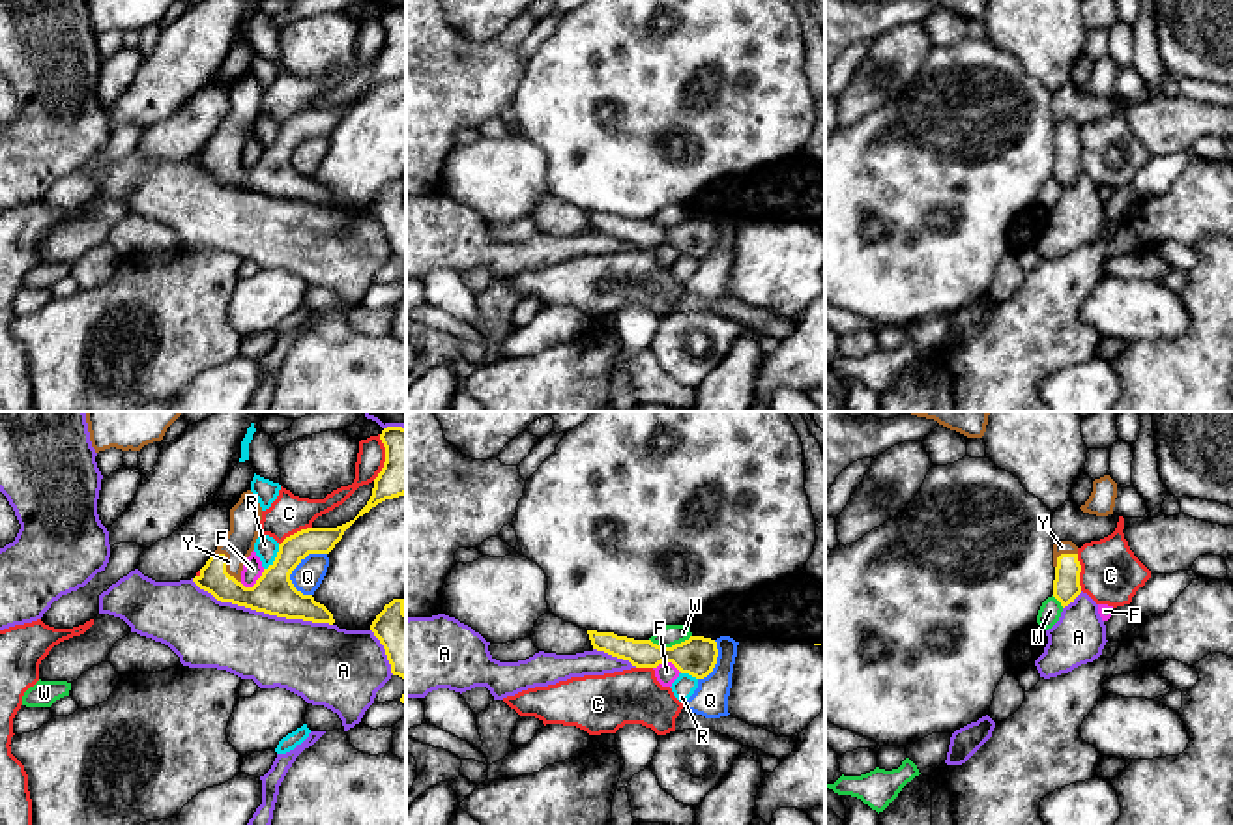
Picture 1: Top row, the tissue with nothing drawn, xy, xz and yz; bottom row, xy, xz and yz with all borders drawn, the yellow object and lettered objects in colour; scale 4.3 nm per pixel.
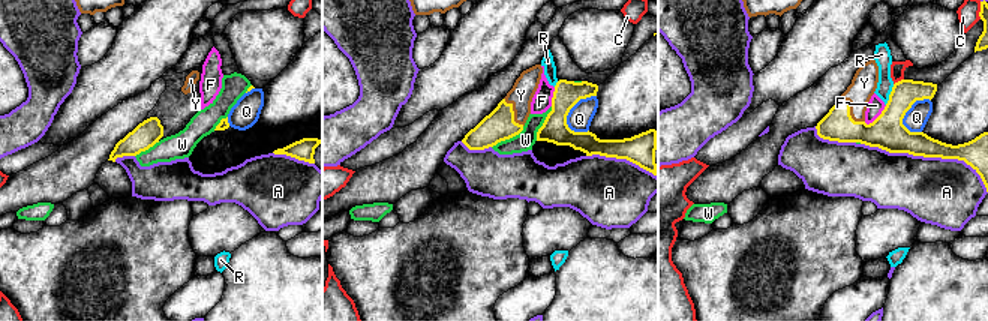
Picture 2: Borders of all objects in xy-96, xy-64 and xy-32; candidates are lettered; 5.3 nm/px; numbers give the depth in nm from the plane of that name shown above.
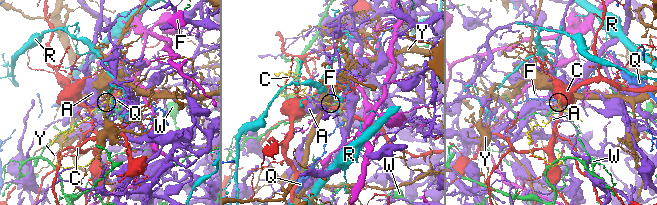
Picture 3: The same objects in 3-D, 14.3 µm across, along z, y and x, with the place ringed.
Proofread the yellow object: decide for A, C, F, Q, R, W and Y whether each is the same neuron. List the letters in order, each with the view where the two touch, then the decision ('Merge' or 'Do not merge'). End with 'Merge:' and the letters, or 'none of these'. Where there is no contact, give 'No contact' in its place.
A: Touches yellow in xy. Do not merge
C: Touches yellow in yz. Do not merge
F: Touches yellow in xy. Do not merge
Q: Touches yellow in xy. Do not merge
R: Touches yellow in xy. Do not merge
W: Touches yellow in xz. Do not merge
Y: Touches yellow in xy. Merge
Merge: Y

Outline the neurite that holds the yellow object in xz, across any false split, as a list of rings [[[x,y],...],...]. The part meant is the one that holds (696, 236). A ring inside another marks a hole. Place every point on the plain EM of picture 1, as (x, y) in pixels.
[[[587,211],[587,215],[593,230],[629,241],[636,249],[657,249],[662,243],[672,243],[681,254],[696,260],[707,258],[718,238],[717,223],[704,217],[690,217],[672,228],[660,228],[651,221],[634,221],[614,213]]]

